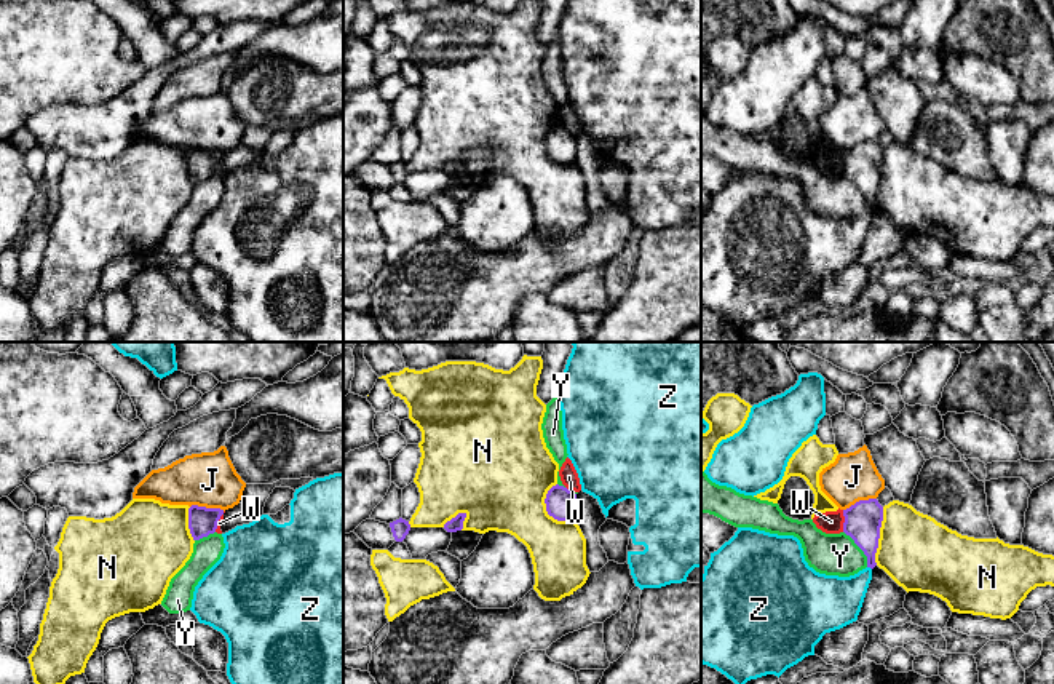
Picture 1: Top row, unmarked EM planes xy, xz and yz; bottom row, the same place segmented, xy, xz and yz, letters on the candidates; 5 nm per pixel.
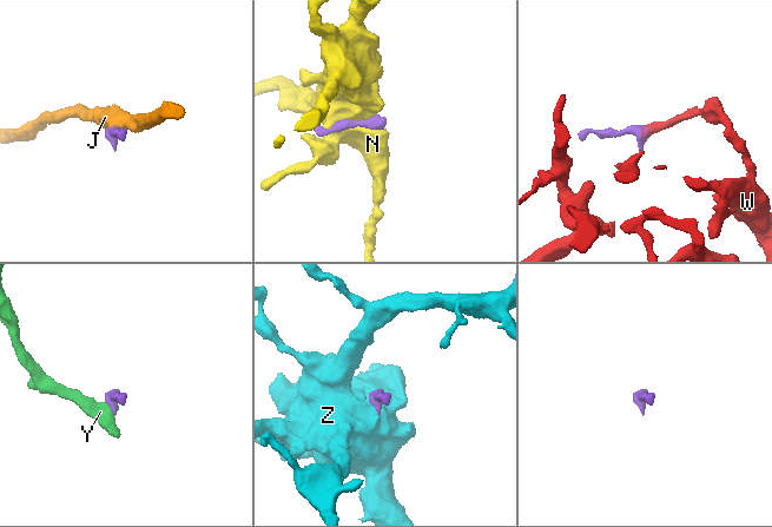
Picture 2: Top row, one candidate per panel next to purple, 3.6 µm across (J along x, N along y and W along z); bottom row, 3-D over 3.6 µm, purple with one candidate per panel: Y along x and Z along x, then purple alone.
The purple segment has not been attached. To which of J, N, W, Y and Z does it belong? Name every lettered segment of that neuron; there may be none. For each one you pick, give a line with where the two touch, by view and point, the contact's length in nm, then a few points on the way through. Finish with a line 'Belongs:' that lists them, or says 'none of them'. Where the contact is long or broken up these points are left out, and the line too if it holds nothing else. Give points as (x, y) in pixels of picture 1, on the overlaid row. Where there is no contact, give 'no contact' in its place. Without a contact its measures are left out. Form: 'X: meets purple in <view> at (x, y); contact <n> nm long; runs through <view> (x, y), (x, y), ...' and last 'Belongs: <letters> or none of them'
W: meets purple in yz at (845, 521); contact 110 nm long; runs through yz (863, 521), (845, 521), (831, 521)
Belongs: W

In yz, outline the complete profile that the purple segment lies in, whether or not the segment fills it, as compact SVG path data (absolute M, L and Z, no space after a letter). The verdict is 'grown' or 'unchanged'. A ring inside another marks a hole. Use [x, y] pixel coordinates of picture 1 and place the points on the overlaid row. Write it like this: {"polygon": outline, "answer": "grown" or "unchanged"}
{"polygon": "M877 499L859 500L846 510L818 513L813 523L826 534L845 532L867 556L867 567L874 569L878 548L883 507Z", "answer": "grown"}

